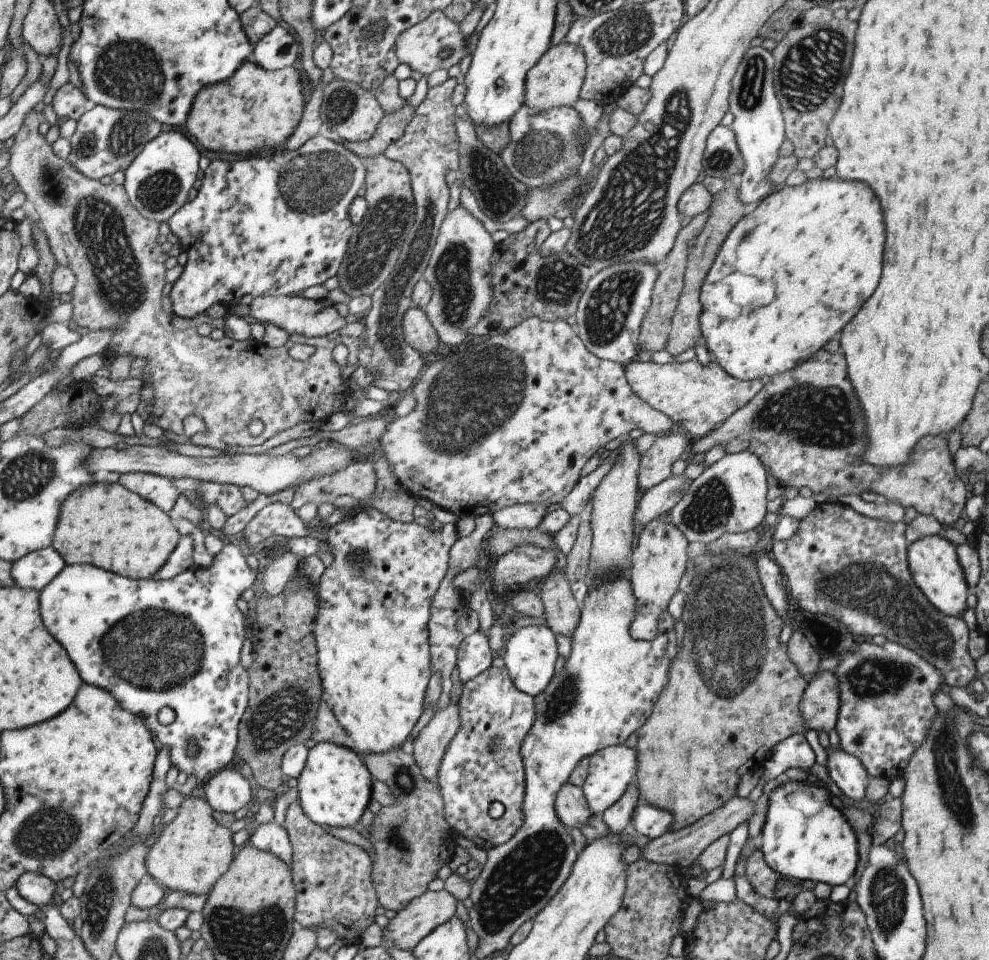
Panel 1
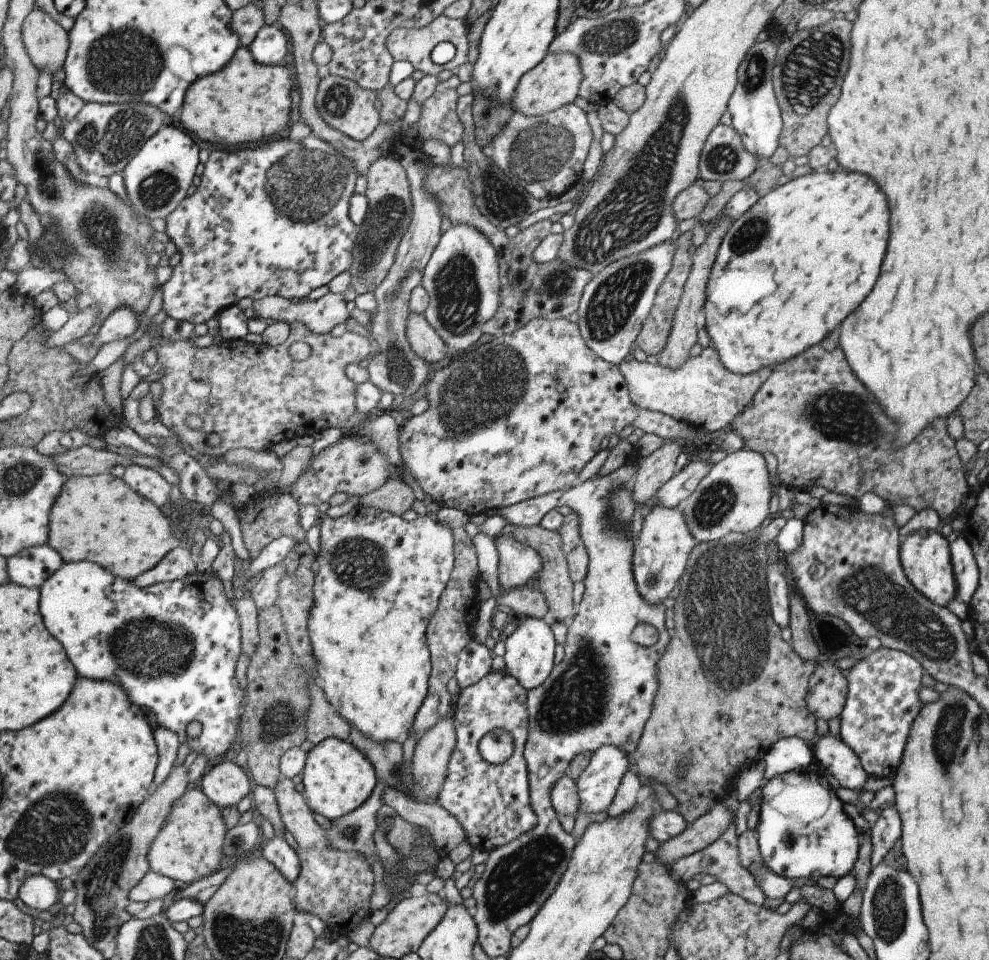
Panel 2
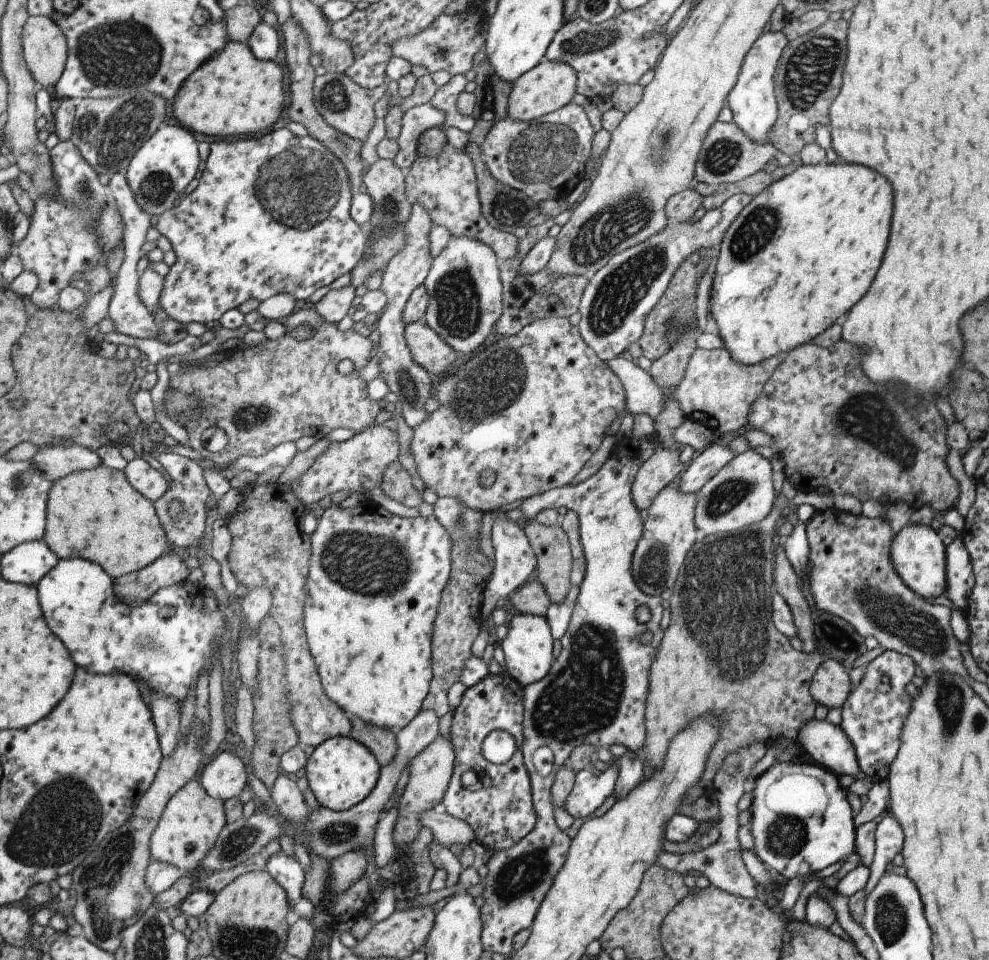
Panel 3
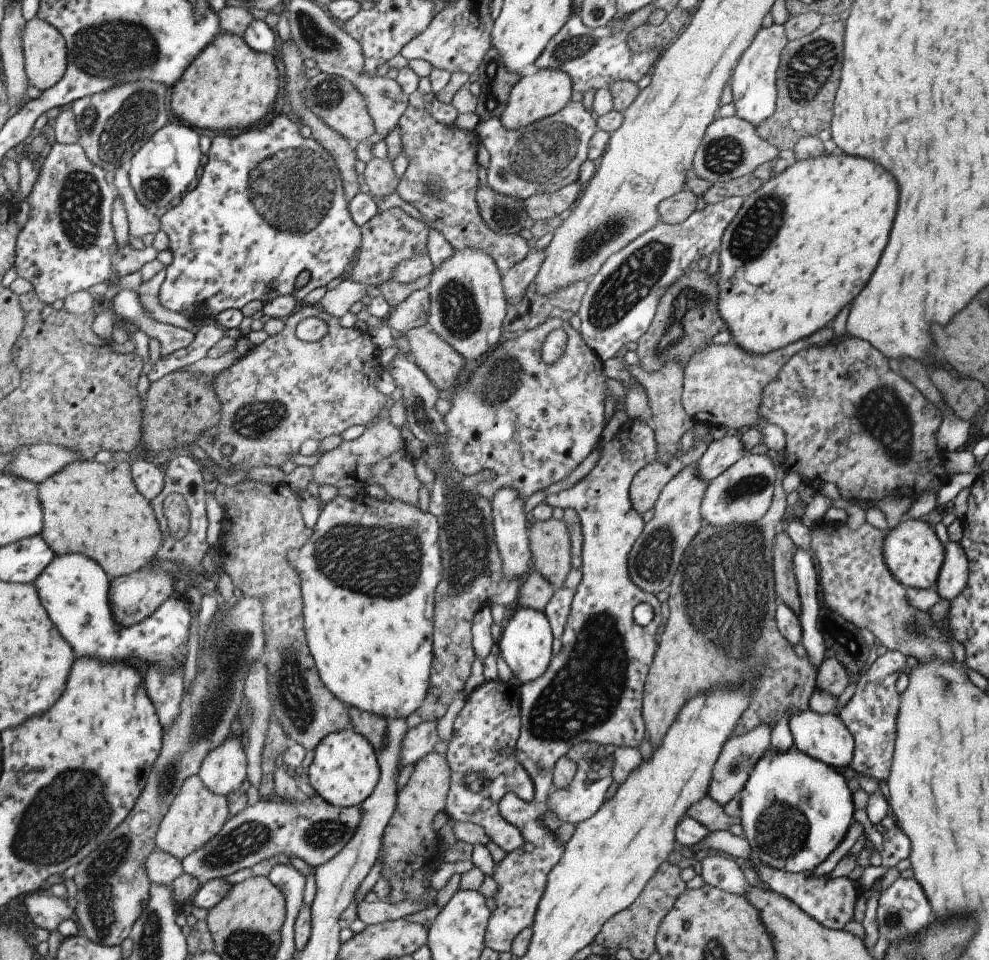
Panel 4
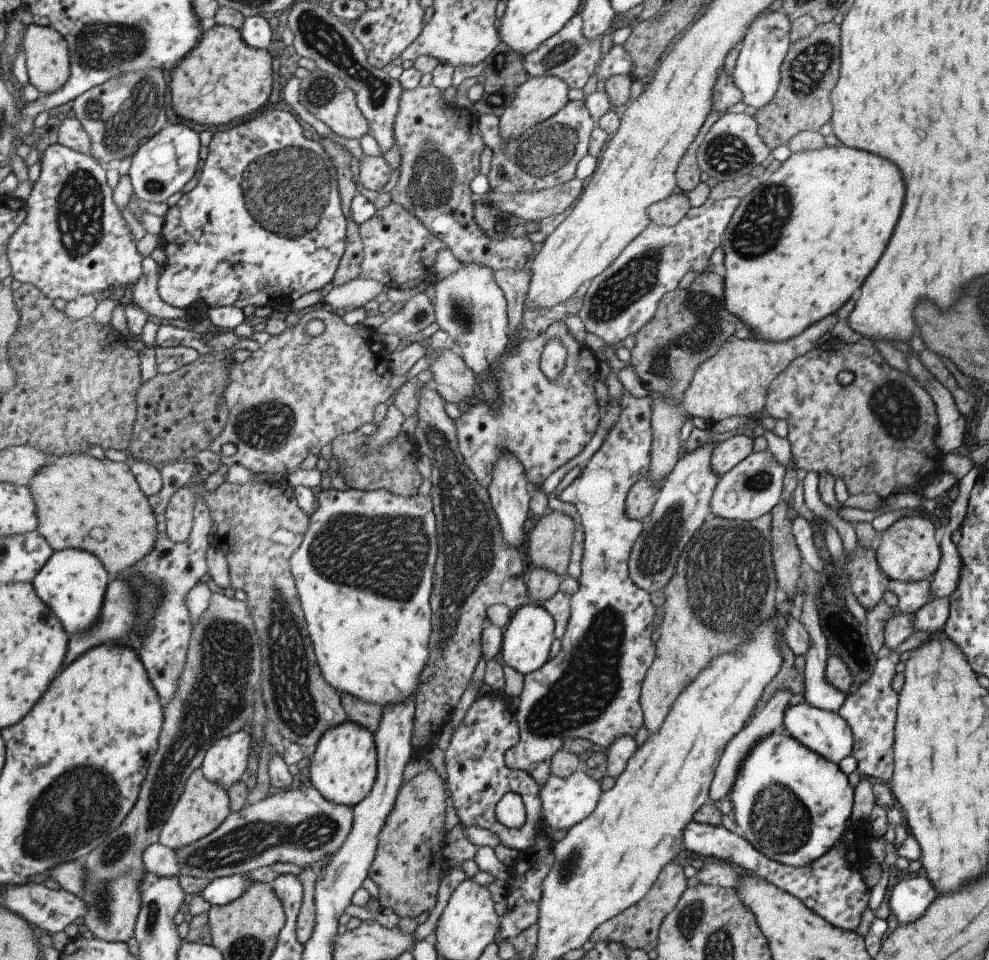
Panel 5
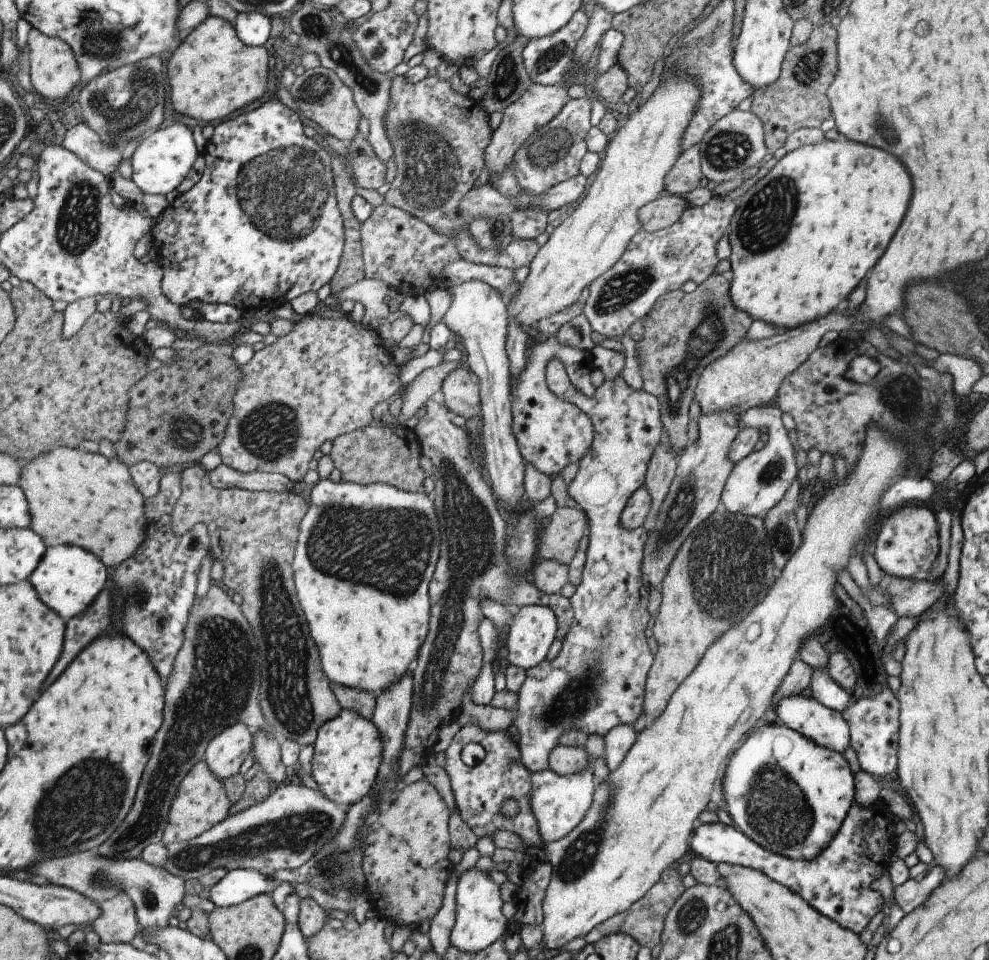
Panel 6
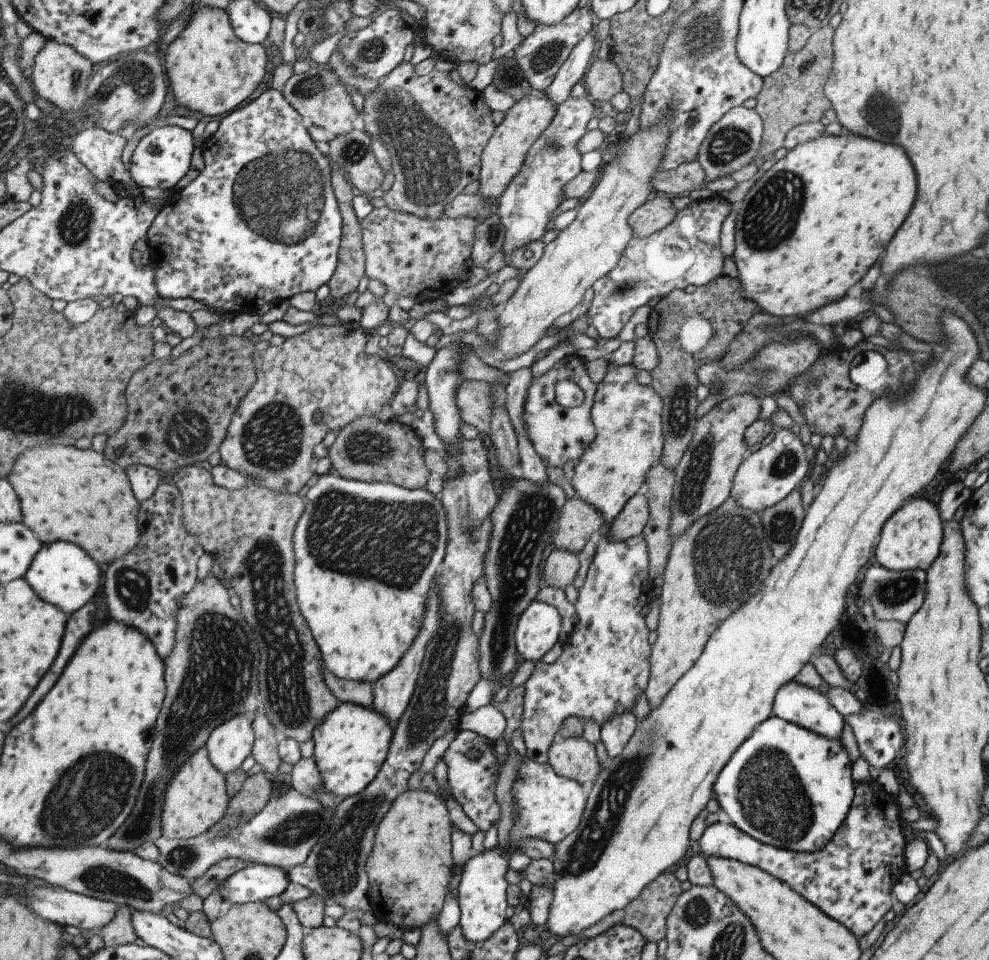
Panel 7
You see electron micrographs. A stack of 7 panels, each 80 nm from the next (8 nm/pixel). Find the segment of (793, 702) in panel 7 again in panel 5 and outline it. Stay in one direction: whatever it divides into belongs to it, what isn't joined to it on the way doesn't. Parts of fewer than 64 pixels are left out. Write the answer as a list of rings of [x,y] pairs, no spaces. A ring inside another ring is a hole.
[[[795,704],[785,708],[783,712],[782,724],[791,738],[805,746],[807,750],[819,754],[819,757],[825,758],[827,762],[839,764],[847,756],[850,756],[853,750],[853,740],[850,734],[849,726],[836,713],[819,710],[809,706],[809,704]]]

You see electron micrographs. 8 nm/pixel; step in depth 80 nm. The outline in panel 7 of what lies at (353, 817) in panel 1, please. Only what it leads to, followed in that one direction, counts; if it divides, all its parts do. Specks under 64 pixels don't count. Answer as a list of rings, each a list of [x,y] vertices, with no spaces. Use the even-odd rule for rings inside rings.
[[[339,703],[312,732],[313,760],[319,770],[322,790],[336,801],[359,794],[375,778],[385,760],[392,738],[391,726],[385,716],[372,708]]]

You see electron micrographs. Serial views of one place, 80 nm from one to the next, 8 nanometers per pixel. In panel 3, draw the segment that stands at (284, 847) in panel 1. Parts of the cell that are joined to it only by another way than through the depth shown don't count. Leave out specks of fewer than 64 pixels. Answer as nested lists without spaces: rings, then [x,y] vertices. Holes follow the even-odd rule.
[[[280,850],[279,853],[267,859],[264,870],[271,875],[271,878],[275,879],[275,882],[278,882],[279,886],[282,886],[289,910],[292,910],[292,907],[302,896],[301,887],[306,877],[297,860]]]

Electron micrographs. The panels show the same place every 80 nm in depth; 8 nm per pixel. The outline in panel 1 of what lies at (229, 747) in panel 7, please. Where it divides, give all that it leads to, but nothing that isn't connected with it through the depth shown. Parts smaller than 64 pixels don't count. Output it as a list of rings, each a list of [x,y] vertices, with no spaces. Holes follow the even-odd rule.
[[[223,767],[206,779],[200,789],[212,810],[233,813],[253,798],[250,786],[238,771]]]

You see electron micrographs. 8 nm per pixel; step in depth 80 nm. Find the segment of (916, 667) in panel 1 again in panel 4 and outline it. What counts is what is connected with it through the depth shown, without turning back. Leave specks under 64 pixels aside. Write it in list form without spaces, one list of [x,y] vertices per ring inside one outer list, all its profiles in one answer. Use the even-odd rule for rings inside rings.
[[[886,651],[861,675],[855,684],[853,696],[839,710],[838,718],[851,734],[854,750],[850,772],[861,774],[884,784],[892,762],[893,744],[897,734],[899,694],[895,690],[897,678],[903,673],[906,657],[897,651]]]

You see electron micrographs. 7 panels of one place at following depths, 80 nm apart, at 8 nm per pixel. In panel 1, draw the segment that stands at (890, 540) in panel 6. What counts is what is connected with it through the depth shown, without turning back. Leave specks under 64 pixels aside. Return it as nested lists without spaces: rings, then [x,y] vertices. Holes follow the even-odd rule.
[[[942,534],[920,537],[908,545],[906,563],[914,586],[923,593],[931,606],[940,613],[961,617],[961,613],[971,603],[972,592],[968,592],[952,542],[945,539]]]

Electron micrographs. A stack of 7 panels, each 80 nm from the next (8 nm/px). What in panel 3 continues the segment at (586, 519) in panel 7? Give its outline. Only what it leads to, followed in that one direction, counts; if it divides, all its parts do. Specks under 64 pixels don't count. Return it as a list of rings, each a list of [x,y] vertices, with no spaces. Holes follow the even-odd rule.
[[[535,520],[523,523],[522,529],[536,555],[537,580],[544,586],[551,604],[560,603],[570,587],[569,572],[572,561],[565,531],[559,524],[545,526]]]

